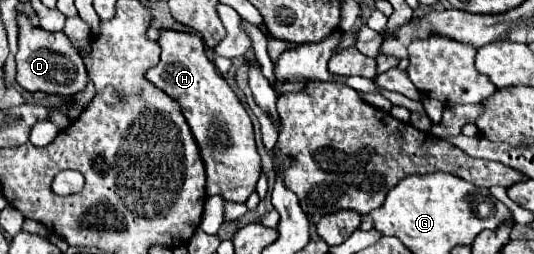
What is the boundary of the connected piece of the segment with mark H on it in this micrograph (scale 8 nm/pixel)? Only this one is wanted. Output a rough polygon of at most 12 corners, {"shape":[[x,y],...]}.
{"shape":[[160,31],[146,79],[178,101],[208,197],[260,177],[252,123],[198,35]]}

